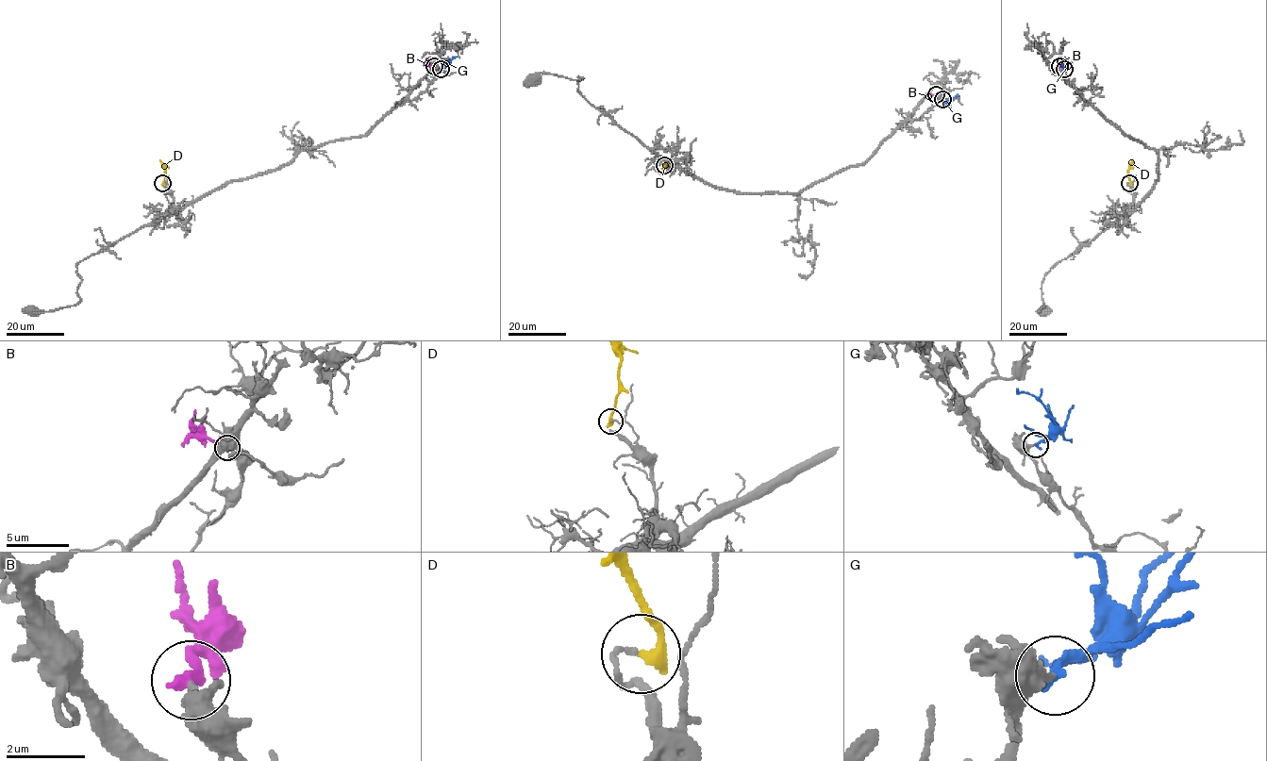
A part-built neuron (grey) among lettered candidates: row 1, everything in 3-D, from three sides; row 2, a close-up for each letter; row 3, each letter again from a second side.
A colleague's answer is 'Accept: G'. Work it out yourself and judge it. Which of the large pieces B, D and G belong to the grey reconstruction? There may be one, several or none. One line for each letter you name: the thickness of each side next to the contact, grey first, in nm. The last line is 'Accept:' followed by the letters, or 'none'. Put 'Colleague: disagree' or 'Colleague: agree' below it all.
G: calibres 240 and 240 nm
Accept: G
Colleague: agree

